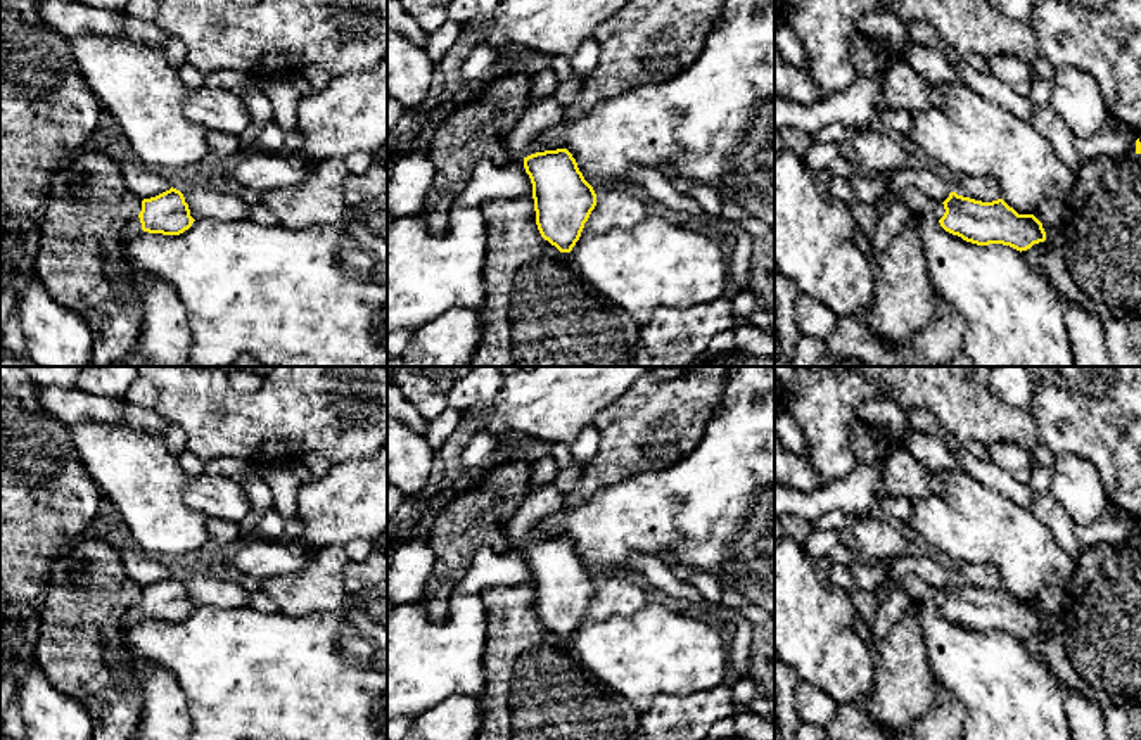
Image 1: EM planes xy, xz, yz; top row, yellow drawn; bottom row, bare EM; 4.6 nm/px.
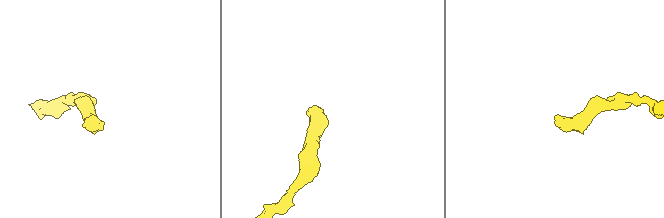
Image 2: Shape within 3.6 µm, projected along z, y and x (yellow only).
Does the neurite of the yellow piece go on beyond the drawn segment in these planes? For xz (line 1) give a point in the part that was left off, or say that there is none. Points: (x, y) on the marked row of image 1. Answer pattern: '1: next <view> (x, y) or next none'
1: next xz (540, 116)

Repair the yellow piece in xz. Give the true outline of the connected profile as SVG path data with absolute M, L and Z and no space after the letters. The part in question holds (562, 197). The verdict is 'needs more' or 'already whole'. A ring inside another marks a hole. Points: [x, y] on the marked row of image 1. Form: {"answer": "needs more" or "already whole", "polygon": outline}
{"answer": "needs more", "polygon": "M553 95L531 100L507 137L513 159L522 159L532 183L536 225L545 240L570 252L596 206L596 194L567 149L531 154L536 140L564 121Z"}

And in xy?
{"answer": "needs more", "polygon": "M169 188L156 197L142 201L142 211L124 225L124 240L142 232L180 235L192 226L188 204L180 190Z"}

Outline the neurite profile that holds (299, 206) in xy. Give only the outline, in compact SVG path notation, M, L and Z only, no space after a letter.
M327 159L301 183L261 192L263 204L290 230L335 223L347 211L342 188L347 176L344 159Z

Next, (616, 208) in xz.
M600 187L595 194L596 206L584 223L584 228L593 233L634 226L648 214L645 202L628 194L622 187Z

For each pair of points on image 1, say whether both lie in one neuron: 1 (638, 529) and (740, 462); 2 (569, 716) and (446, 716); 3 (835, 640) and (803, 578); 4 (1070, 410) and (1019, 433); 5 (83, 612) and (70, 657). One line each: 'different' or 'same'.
1: same
2: different
3: same
4: different
5: same

